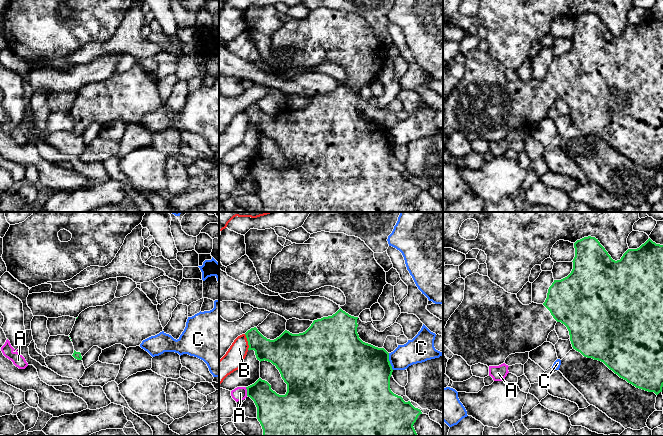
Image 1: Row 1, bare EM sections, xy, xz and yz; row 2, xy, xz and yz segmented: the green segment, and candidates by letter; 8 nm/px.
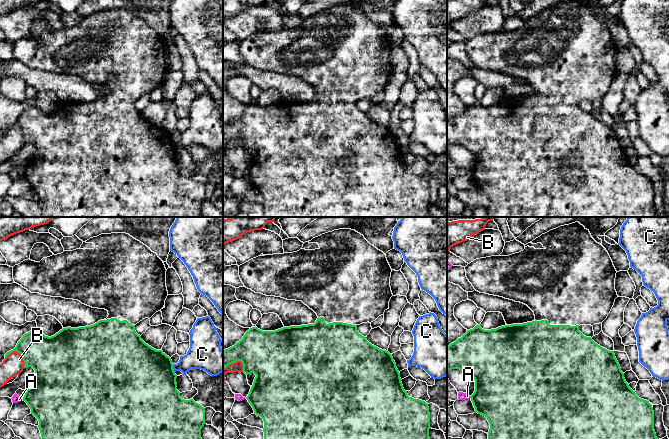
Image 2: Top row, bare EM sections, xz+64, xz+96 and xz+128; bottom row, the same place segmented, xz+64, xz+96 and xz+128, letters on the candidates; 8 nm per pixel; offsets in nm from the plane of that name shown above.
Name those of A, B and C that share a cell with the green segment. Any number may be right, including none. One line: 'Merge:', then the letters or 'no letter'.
Merge: no letter

